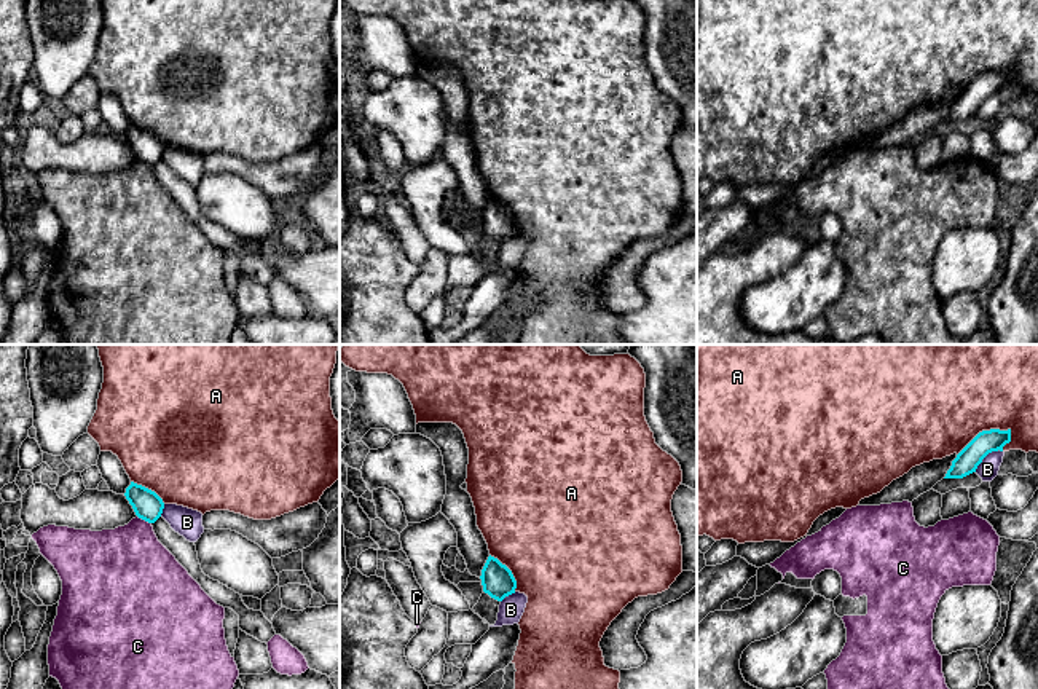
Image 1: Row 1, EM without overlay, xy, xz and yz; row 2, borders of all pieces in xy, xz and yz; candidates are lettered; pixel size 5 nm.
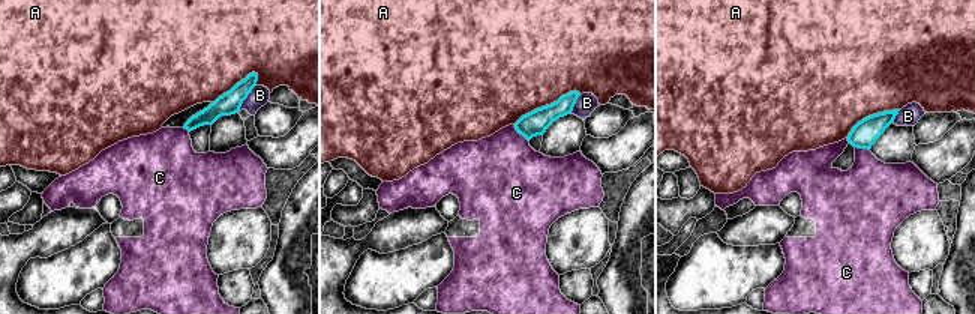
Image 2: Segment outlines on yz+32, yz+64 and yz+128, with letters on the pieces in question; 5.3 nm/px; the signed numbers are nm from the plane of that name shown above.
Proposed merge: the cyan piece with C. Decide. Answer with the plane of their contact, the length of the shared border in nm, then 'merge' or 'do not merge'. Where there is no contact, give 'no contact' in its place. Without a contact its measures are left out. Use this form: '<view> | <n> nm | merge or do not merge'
xy | 80 nm | do not merge

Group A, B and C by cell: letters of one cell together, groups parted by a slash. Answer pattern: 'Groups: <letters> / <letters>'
Groups: A / B / C

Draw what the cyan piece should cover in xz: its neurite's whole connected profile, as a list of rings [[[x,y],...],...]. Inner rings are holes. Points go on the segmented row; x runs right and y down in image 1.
[[[491,555],[482,569],[480,579],[483,592],[497,601],[502,601],[505,596],[515,593],[517,581],[512,571]]]

